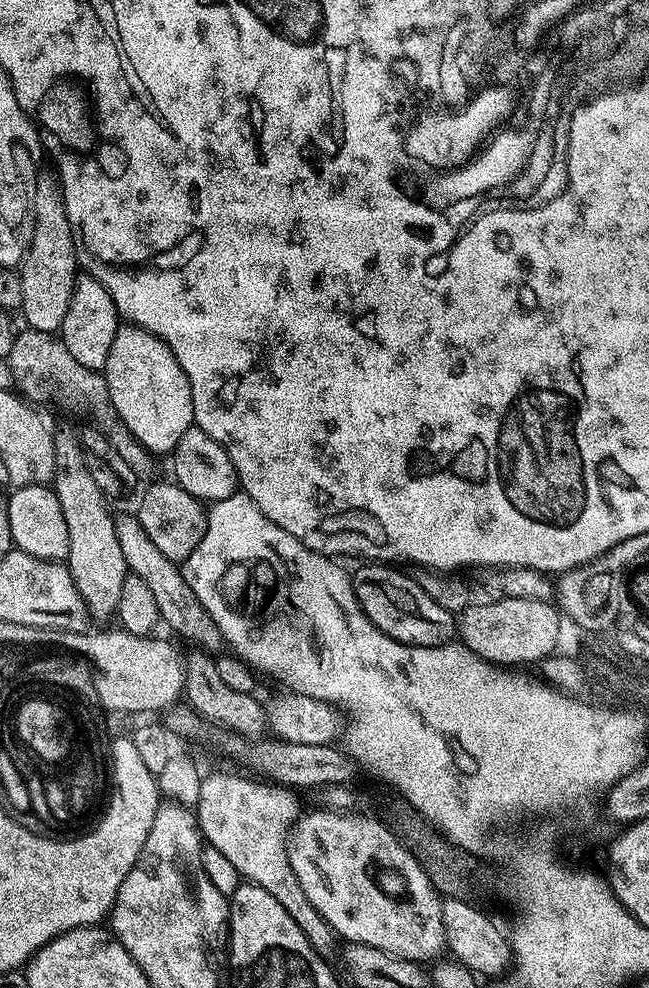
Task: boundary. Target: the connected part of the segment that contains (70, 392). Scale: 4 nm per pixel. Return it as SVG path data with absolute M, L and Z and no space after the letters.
M25 327L17 331L14 346L6 359L12 371L13 385L25 401L36 406L53 404L54 407L61 408L72 416L81 416L82 419L89 420L88 424L93 429L103 432L110 446L118 450L120 457L130 465L134 474L139 478L146 478L151 474L153 453L145 450L138 442L138 438L130 434L122 418L118 418L118 410L114 410L114 402L110 402L110 390L103 375L81 366L71 356L70 350L66 350L59 335Z

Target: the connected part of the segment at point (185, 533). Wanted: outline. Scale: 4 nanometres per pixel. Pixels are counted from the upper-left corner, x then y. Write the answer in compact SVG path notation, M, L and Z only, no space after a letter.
M175 481L152 483L142 494L136 510L139 524L150 537L150 542L161 550L166 558L177 564L181 563L193 552L205 534L208 525L207 511L201 501L194 499Z

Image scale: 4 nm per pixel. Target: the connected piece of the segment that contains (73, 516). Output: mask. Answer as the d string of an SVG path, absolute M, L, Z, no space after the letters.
M57 431L52 441L56 458L50 487L56 493L58 506L62 506L66 530L70 530L70 550L66 563L89 617L93 621L111 621L116 614L118 598L122 598L122 582L126 582L130 575L126 558L122 556L122 545L118 542L117 517L112 516L108 509L109 498L104 496L90 475L81 437L76 432Z

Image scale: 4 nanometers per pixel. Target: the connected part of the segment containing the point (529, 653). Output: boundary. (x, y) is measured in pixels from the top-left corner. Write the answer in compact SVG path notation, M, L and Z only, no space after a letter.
M506 598L502 602L490 602L490 606L470 606L466 611L459 613L458 636L471 652L494 666L536 666L559 649L556 647L560 644L560 620L562 621L562 612L555 603L534 602L530 598Z

